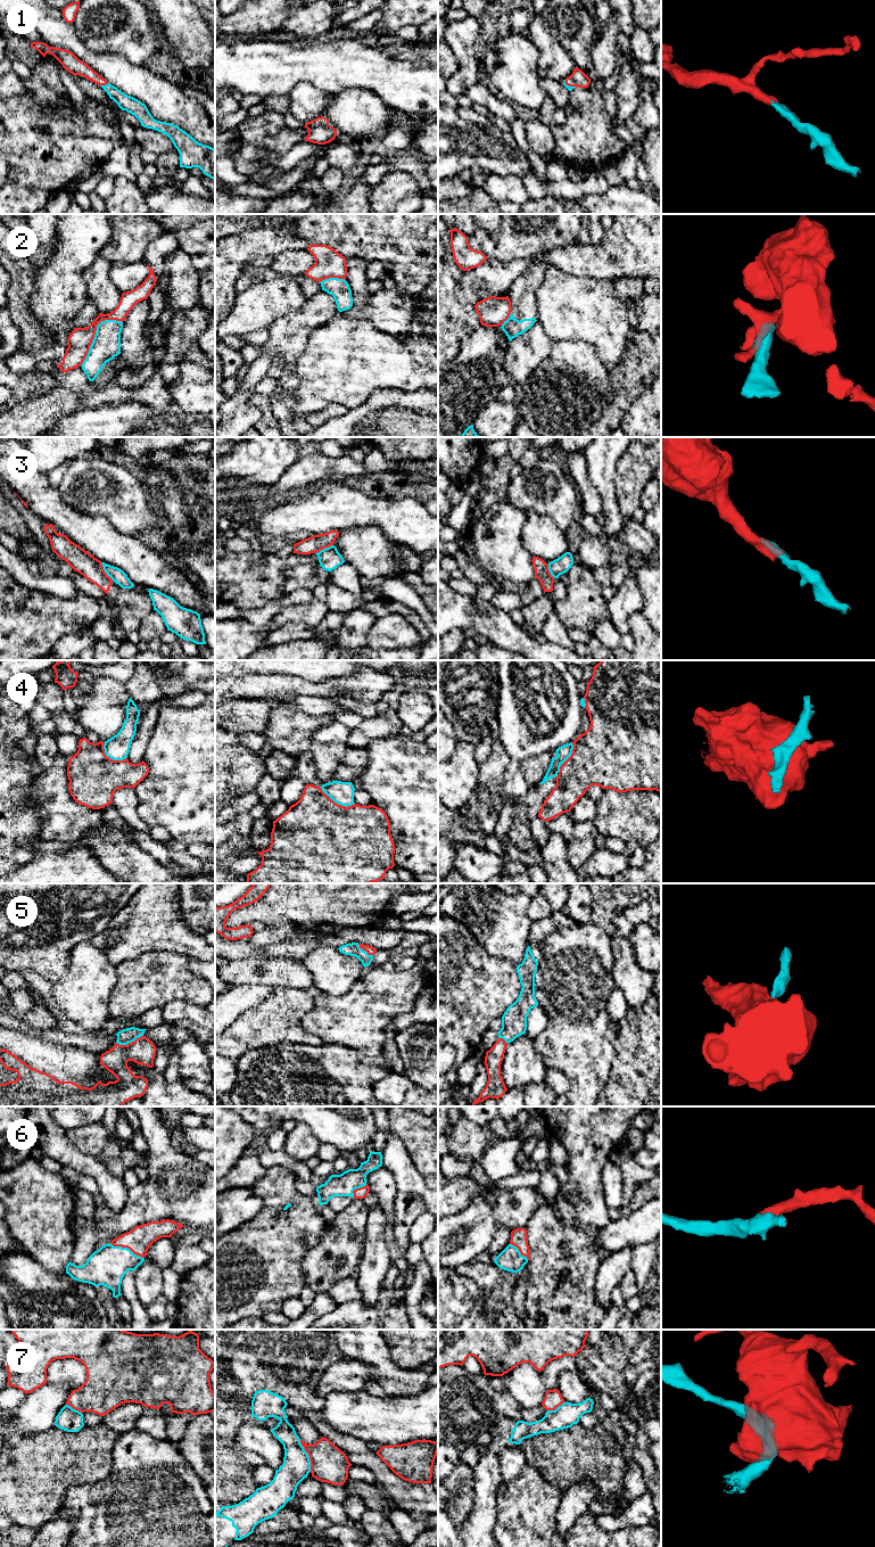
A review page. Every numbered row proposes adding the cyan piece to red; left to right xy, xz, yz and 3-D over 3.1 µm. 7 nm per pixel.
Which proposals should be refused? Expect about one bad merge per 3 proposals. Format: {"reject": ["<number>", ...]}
{"reject": ["2", "3", "4", "7"]}

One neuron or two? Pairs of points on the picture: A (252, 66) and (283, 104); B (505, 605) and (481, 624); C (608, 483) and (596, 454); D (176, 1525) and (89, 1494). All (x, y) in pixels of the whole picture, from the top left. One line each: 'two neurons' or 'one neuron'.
A: two neurons
B: two neurons
C: one neuron
D: one neuron

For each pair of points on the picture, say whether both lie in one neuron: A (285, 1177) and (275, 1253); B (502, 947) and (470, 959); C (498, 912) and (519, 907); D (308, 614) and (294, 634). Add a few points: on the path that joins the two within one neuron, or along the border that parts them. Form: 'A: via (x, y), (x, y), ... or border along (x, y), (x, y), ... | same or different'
A: via (275, 1196), (271, 1217), (274, 1234) | same
B: border along (470, 931), (489, 954), (512, 962) | different
C: via (503, 912), (509, 912), (514, 907) | same
D: border along (323, 619), (312, 626), (285, 623), (275, 628) | different

